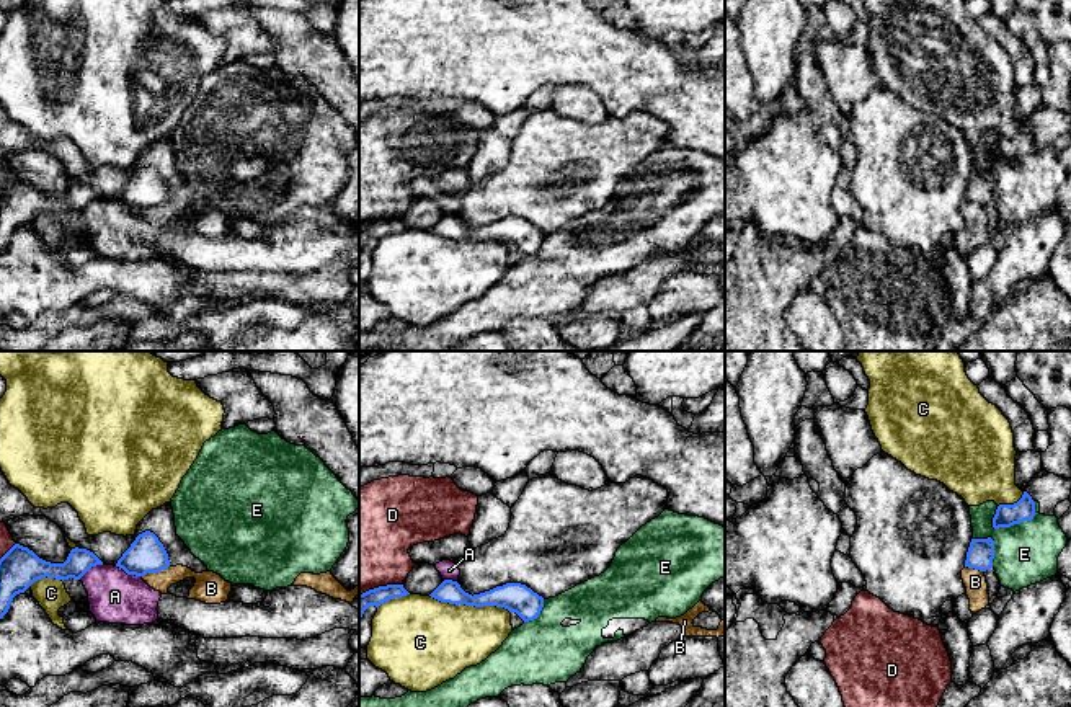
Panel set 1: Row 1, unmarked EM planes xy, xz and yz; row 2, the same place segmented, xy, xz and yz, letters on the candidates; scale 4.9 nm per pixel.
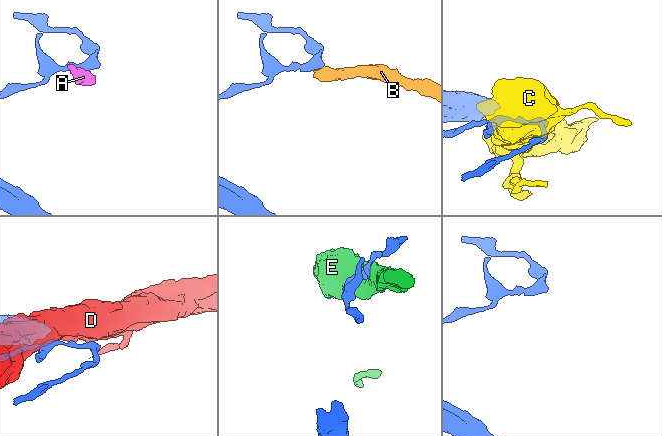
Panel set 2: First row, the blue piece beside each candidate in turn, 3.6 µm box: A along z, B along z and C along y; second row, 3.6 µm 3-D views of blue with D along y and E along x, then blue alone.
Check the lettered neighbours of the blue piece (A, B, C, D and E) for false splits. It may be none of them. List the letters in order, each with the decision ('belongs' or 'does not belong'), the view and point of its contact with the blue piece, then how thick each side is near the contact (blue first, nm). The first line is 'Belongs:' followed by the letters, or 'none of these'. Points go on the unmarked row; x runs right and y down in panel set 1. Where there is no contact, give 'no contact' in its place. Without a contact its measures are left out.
Belongs: none of these
A: does not belong | xy (129, 208) | 180/260 nm
B: does not belong | xy (155, 206) | 180/110 nm
C: does not belong | xz (471, 239) | 150/380 nm
D: does not belong | xz (379, 221) | 90/480 nm
E: does not belong | yz (1019, 155) | 110/300 nm

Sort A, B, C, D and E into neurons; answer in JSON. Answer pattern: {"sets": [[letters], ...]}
{"sets": [["A", "B"], ["C"], ["D"], ["E"]]}

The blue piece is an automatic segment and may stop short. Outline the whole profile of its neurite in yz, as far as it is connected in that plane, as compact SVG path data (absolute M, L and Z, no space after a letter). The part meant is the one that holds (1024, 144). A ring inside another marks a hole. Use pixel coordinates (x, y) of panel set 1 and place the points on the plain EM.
M1024 126L1022 132L1014 139L999 139L993 152L993 162L1011 162L1014 158L1032 155L1035 150L1035 136Z

